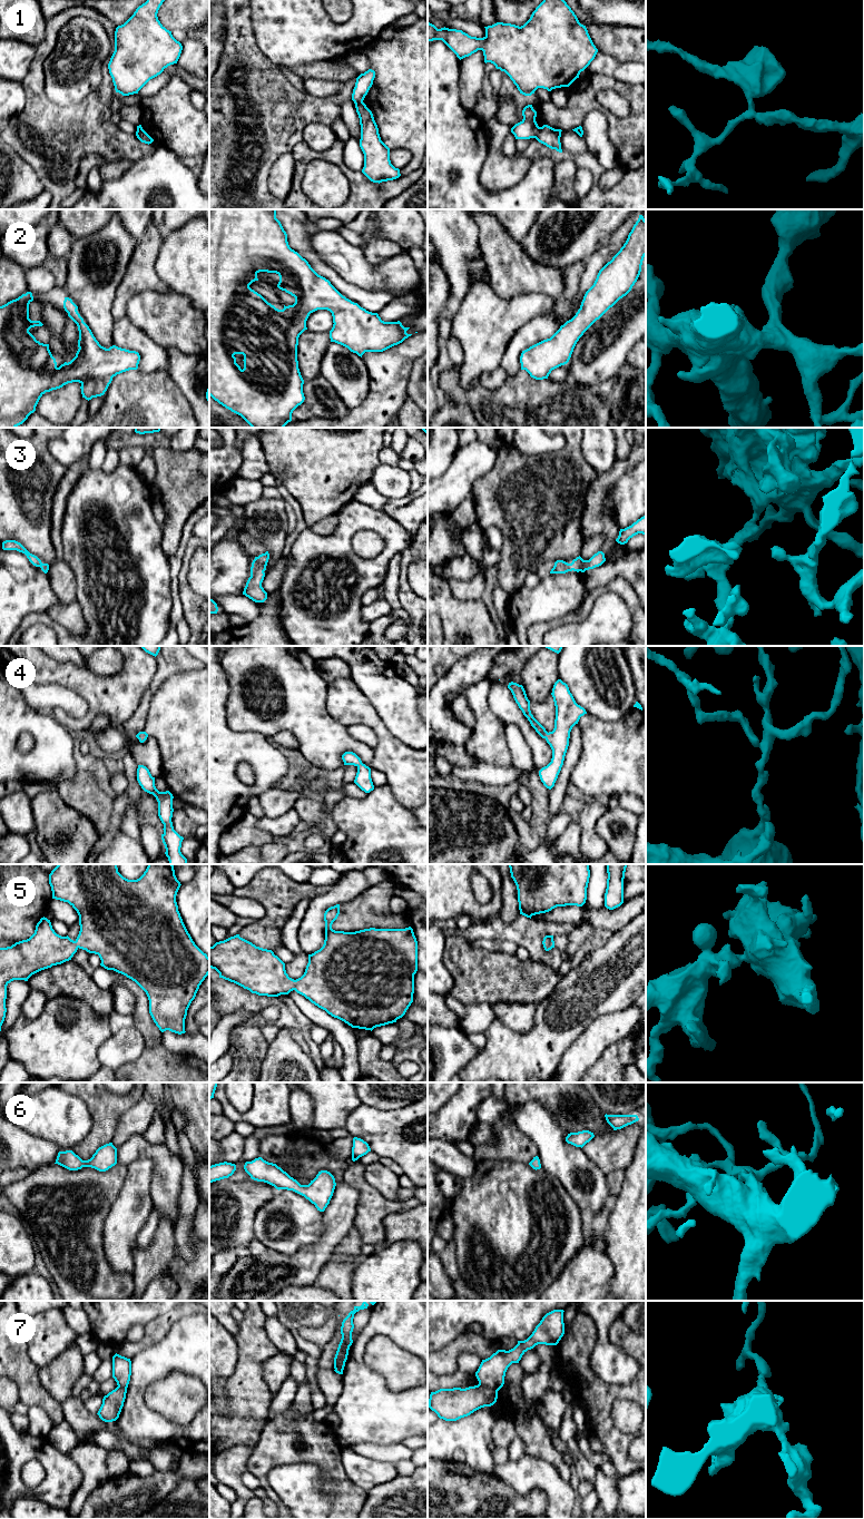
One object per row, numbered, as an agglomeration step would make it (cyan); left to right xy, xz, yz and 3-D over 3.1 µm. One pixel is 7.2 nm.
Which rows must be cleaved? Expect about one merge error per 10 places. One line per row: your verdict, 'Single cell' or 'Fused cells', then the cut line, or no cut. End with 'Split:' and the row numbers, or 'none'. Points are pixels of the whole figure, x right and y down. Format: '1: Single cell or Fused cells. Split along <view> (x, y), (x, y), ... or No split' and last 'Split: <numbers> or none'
1: Fused cells. Split along yz (540, 127), (534, 137)
2: Single cell. No split
3: Single cell. No split
4: Single cell. No split
5: Single cell. No split
6: Single cell. No split
7: Fused cells. Split along yz (479, 1383), (498, 1390)
Split: 1, 7

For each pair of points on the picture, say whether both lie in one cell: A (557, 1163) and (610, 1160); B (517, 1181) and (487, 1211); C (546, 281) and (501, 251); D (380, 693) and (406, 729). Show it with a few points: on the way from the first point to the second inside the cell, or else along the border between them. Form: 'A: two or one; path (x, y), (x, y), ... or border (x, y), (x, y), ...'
A: two; border (581, 1148), (607, 1174)
B: one; path (509, 1188), (494, 1203)
C: one; path (534, 277), (527, 276), (512, 262)
D: one; path (389, 702), (399, 712), (403, 721)

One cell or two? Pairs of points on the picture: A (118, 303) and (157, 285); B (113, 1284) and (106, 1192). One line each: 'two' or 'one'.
A: one
B: one

